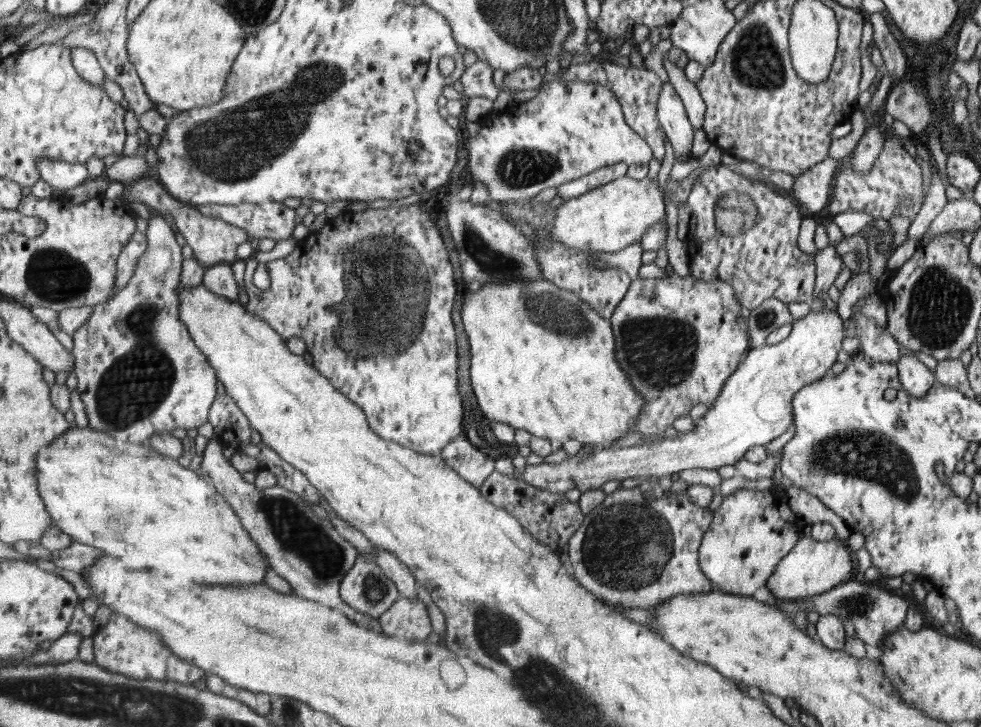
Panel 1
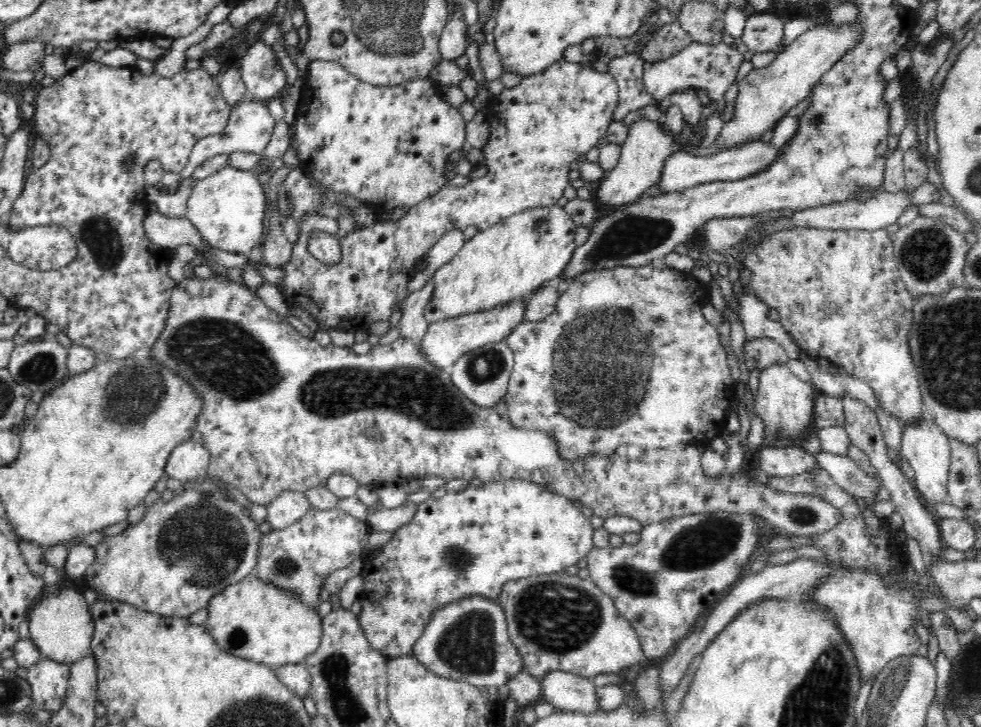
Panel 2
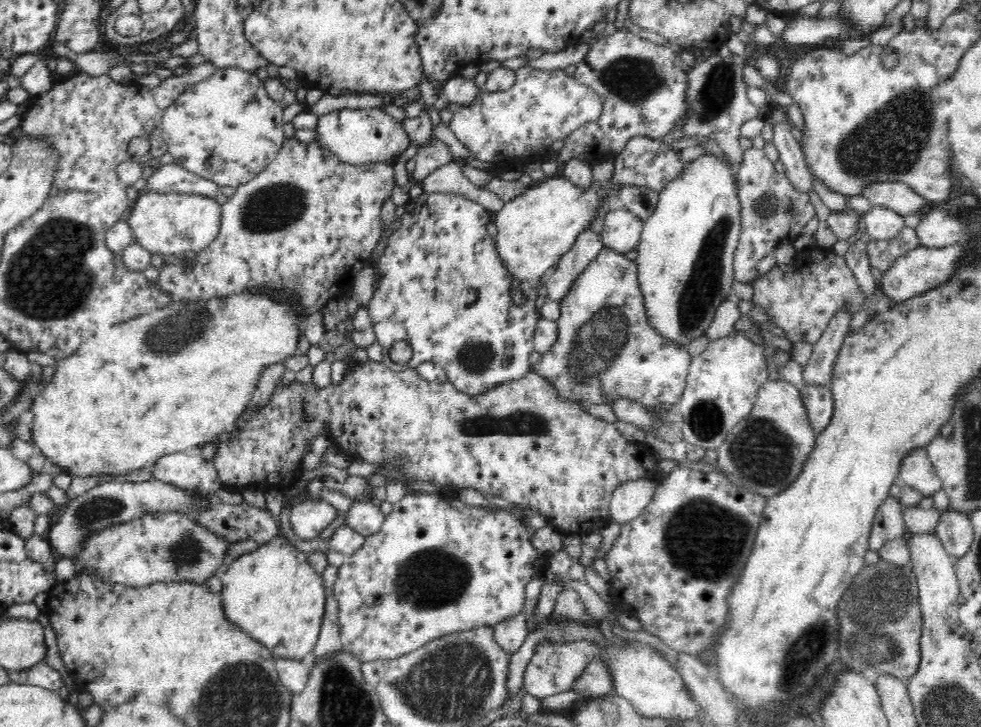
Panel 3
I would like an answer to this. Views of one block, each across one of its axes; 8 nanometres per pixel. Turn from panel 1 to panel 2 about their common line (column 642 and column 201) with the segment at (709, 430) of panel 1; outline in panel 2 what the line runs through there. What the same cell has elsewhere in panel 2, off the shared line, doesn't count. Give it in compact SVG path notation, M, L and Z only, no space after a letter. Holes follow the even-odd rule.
M180 443L168 457L165 474L183 483L206 476L210 464L209 450L200 443Z

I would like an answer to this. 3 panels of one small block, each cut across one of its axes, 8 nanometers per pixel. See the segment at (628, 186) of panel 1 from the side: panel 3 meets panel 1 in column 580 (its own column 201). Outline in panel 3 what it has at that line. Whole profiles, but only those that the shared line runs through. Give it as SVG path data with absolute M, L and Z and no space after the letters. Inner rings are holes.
M146 189L140 192L130 211L132 214L127 222L129 228L134 230L134 236L141 247L153 256L200 253L220 233L221 205L215 198L196 194L159 193Z

